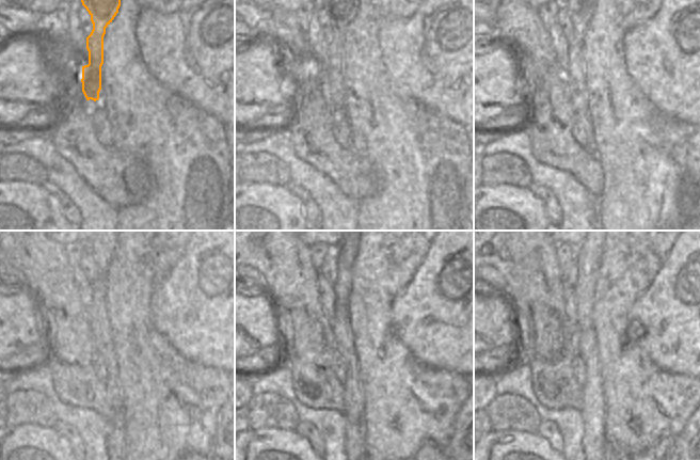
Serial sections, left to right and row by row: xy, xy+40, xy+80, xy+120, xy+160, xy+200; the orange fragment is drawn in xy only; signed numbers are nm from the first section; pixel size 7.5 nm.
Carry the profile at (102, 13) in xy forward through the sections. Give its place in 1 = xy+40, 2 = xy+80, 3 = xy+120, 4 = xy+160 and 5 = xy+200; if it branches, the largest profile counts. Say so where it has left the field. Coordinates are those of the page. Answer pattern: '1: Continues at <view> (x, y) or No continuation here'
1: Continues at xy+40 (340, 13)
2: Continues at xy+80 (581, 13)
3: Continues at xy+120 (102, 252)
4: Continues at xy+160 (354, 445)
5: Continues at xy+200 (592, 409)

